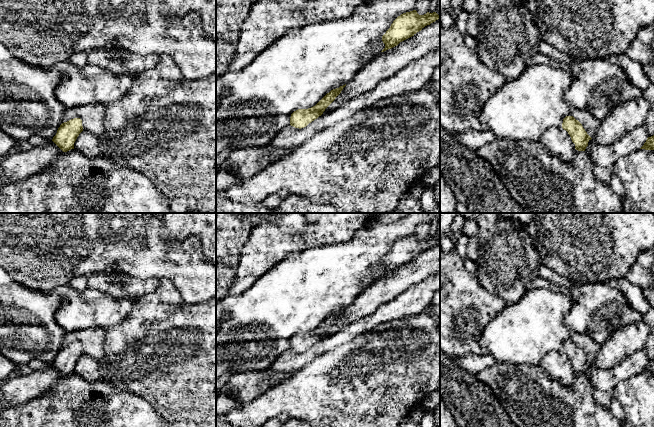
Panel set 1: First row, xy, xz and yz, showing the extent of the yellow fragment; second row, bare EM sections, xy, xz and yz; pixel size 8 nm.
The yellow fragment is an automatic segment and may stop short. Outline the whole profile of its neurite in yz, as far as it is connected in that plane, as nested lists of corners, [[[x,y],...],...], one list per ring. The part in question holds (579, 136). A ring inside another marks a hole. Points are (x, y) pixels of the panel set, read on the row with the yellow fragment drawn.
[[[566,116],[563,119],[562,128],[570,135],[572,142],[575,144],[575,149],[585,151],[592,138],[587,134],[582,124],[573,116]]]

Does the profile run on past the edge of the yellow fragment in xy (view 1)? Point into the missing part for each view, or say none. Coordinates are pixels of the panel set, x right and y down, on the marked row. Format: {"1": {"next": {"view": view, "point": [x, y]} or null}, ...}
{"1": {"next": null}}

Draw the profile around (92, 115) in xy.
[[[92,103],[73,108],[68,108],[65,112],[62,123],[74,118],[82,120],[83,131],[89,131],[96,136],[105,132],[105,105]]]

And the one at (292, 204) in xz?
[[[290,194],[273,213],[337,213],[337,209],[329,204],[317,204],[304,197]]]

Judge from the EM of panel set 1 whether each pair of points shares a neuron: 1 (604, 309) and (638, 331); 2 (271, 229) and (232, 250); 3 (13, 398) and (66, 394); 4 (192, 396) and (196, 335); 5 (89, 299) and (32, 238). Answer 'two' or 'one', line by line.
1: two
2: two
3: two
4: one
5: two

